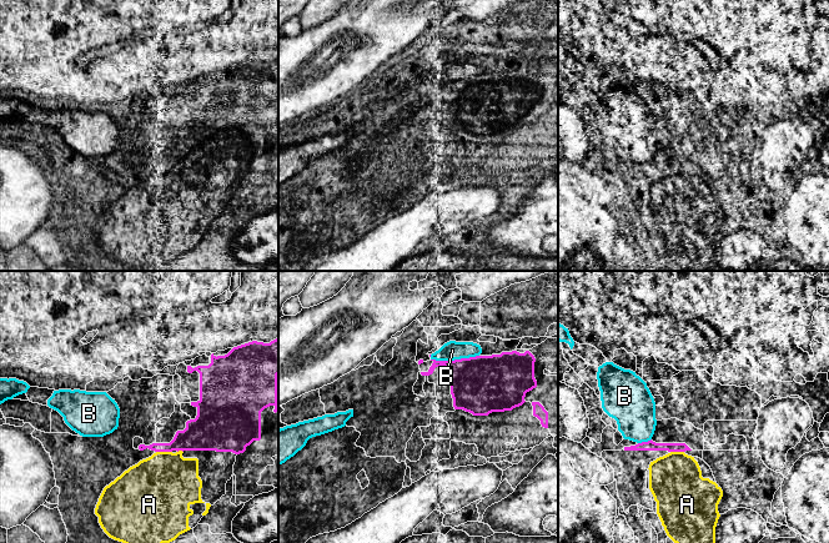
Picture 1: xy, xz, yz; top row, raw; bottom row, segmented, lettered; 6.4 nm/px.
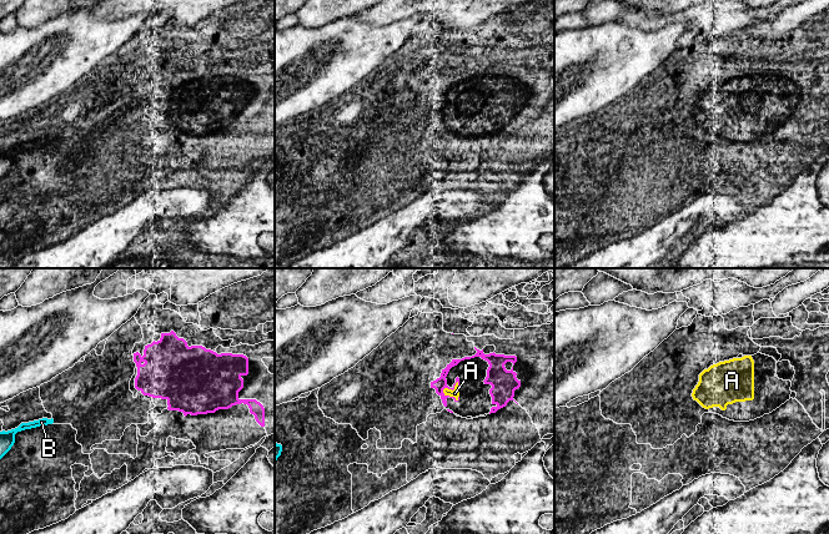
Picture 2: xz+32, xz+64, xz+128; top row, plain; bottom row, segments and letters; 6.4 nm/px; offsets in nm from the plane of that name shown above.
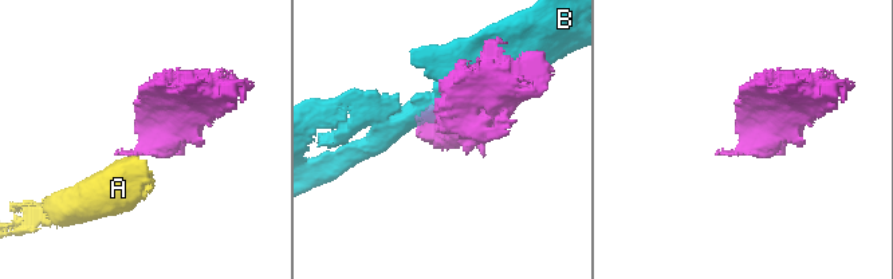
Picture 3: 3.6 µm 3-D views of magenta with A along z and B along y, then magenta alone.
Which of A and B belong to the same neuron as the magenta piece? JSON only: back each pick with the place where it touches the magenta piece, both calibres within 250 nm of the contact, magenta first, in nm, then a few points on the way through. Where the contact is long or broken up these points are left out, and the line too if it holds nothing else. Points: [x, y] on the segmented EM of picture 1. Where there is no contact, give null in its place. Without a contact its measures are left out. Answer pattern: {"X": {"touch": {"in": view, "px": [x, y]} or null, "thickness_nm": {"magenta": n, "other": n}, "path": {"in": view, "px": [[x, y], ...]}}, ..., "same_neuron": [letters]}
{"A": {"touch": {"in": "xy", "px": [164, 451]}, "thickness_nm": {"magenta": 200, "other": 420}}, "same_neuron": ["A"]}

